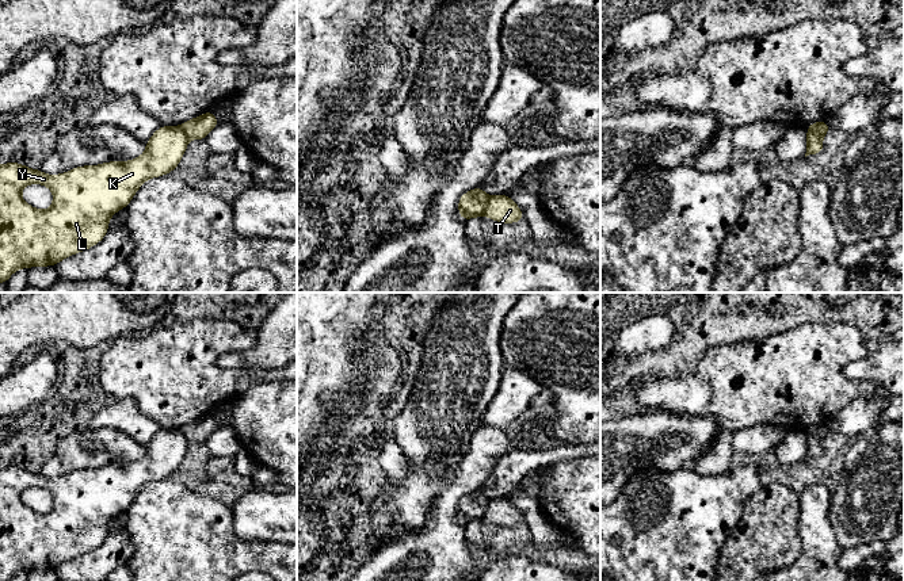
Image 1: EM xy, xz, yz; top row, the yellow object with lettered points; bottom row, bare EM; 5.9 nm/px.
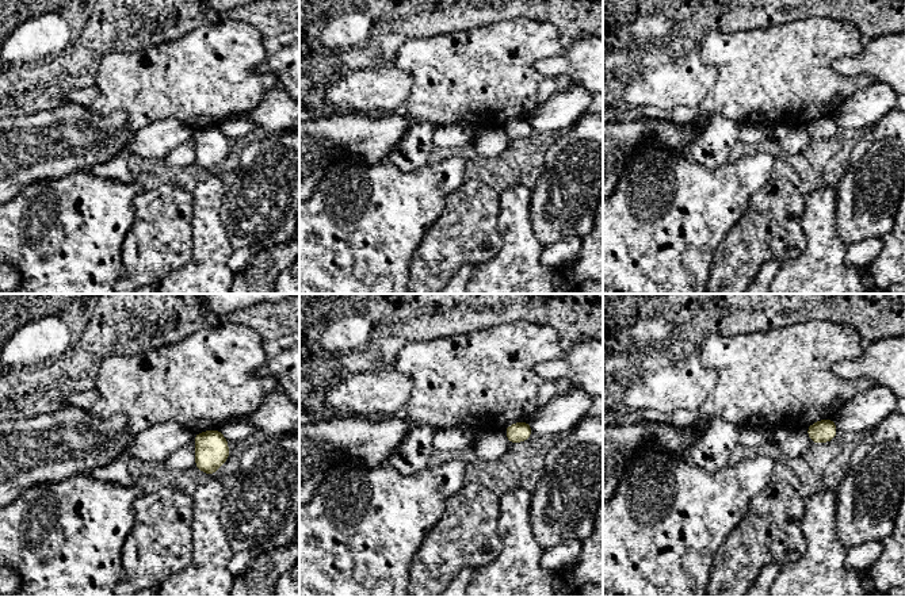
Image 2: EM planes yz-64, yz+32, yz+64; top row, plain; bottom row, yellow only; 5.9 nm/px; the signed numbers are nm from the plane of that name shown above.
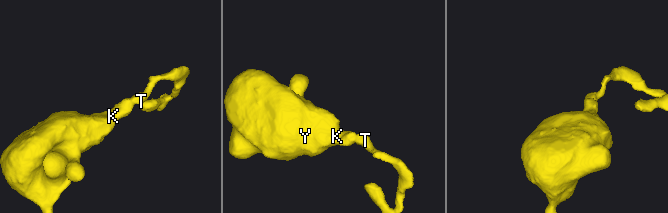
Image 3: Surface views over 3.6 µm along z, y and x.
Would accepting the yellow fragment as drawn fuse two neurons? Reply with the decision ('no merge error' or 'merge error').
merge error

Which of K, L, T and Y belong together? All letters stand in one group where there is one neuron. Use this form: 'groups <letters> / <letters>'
groups K L Y / T

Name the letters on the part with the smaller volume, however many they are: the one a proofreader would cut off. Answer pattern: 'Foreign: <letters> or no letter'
Foreign: T

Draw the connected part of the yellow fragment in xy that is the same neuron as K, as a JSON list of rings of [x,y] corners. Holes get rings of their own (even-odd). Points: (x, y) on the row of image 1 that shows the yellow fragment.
[[[160,126],[145,142],[145,152],[127,161],[107,161],[99,165],[81,165],[60,175],[46,175],[41,169],[31,169],[20,163],[0,164],[0,283],[7,283],[20,268],[47,267],[57,264],[79,252],[99,244],[108,233],[108,221],[119,210],[126,209],[138,188],[149,179],[171,173],[187,150],[187,135],[180,126]],[[28,184],[42,184],[52,190],[53,205],[38,210],[24,202],[22,190]]]

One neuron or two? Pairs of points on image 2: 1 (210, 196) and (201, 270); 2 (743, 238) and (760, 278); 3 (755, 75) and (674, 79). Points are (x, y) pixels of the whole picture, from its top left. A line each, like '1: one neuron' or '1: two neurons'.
1: one neuron
2: two neurons
3: two neurons

